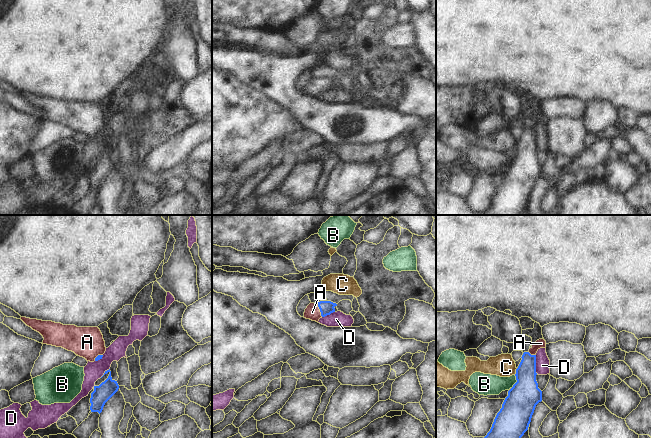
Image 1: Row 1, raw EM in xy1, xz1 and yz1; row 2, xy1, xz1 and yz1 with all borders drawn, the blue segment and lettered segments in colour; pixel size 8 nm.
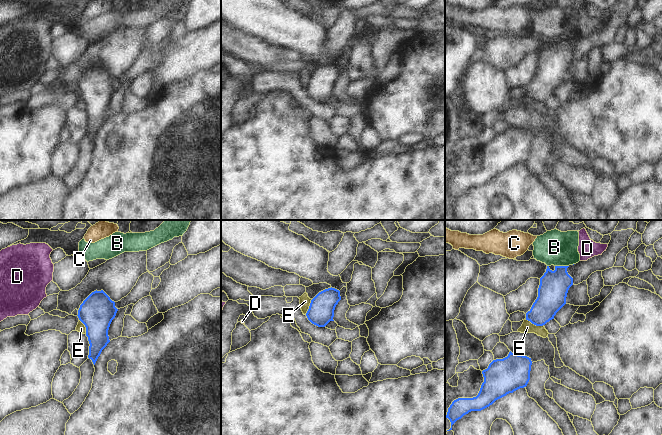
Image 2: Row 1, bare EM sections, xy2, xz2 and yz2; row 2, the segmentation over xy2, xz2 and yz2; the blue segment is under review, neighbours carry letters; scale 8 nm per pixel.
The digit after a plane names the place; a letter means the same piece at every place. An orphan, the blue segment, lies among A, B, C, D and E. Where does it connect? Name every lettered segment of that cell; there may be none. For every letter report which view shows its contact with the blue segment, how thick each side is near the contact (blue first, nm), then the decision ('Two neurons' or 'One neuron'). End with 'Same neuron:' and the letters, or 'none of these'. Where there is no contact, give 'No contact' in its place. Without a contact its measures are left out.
A: Touches blue in xz1. Thickness 110 nm (blue) against 120 nm. One neuron
B: Touches blue in yz2. Thickness 240 nm (blue) against 280 nm. Two neurons
C: Touches blue in yz1. Thickness 240 nm (blue) against 180 nm. Two neurons
D: Touches blue in yz1. Thickness 220 nm (blue) against 110 nm. Two neurons
E: Touches blue in yz2. Thickness 220 nm (blue) against 100 nm. Two neurons
Same neuron: A.

